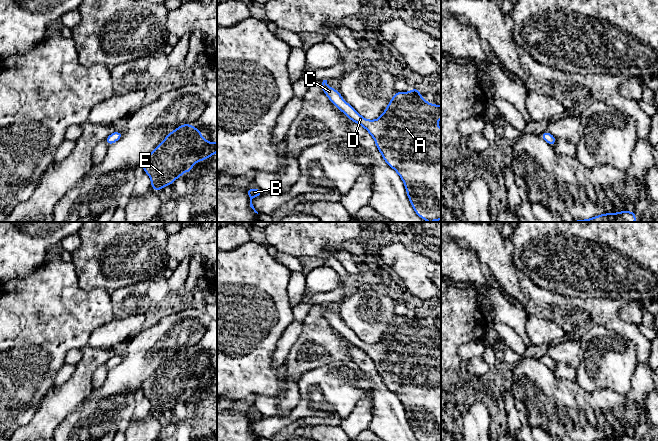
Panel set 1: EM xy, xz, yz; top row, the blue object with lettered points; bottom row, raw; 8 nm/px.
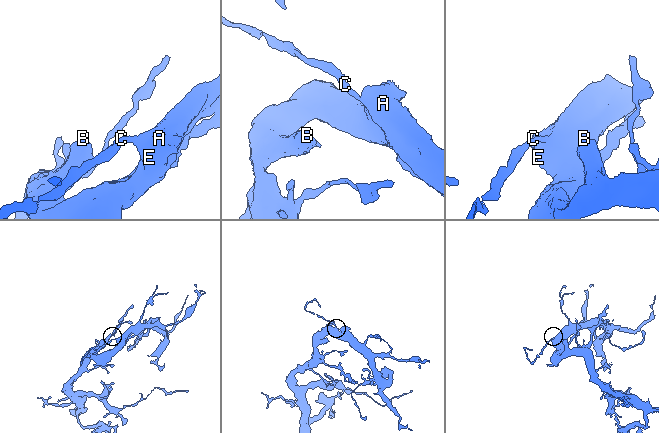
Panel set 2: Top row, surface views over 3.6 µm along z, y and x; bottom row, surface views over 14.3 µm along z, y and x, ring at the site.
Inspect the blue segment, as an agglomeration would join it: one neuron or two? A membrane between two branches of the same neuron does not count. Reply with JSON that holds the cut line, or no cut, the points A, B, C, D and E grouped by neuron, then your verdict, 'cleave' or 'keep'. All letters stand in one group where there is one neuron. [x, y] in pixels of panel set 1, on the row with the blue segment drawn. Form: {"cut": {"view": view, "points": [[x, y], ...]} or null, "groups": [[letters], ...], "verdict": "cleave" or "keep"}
{"cut": null, "groups": [["A", "B", "C", "D", "E"]], "verdict": "keep"}

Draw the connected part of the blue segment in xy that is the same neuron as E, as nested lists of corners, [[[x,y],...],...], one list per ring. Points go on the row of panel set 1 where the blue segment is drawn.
[[[183,124],[145,156],[141,165],[150,176],[152,189],[157,192],[173,184],[184,172],[191,172],[194,162],[201,162],[215,152],[217,142],[208,142],[199,129],[191,124]]]

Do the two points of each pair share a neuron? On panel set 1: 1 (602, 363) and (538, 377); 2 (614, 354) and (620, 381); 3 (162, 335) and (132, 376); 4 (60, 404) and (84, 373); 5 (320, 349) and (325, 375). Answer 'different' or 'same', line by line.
1: different
2: same
3: same
4: same
5: different

